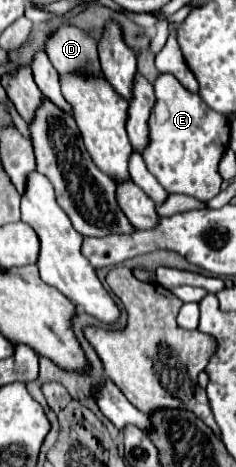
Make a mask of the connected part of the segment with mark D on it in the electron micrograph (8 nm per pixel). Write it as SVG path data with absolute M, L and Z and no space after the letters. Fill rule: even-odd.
M60 25L56 27L48 41L46 53L50 63L58 73L72 73L72 71L98 71L98 51L96 41L84 31L74 25Z

